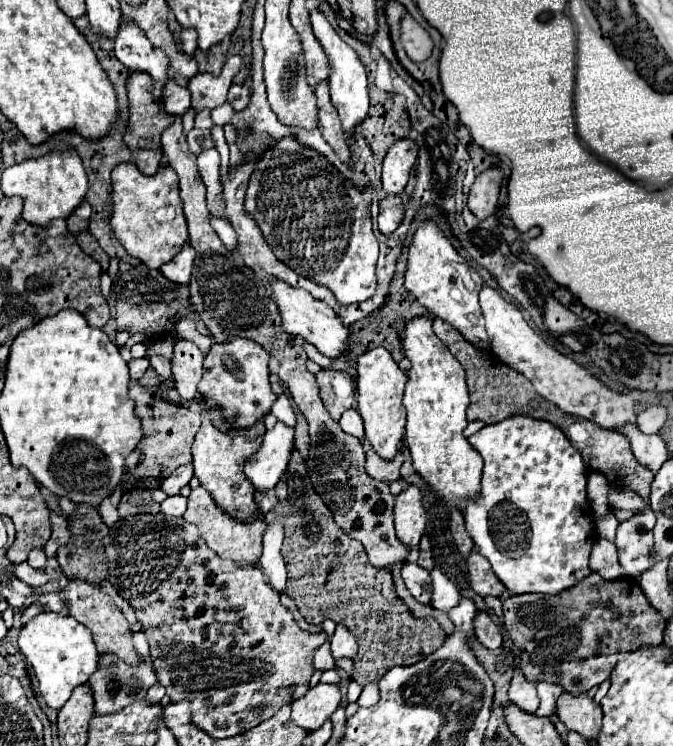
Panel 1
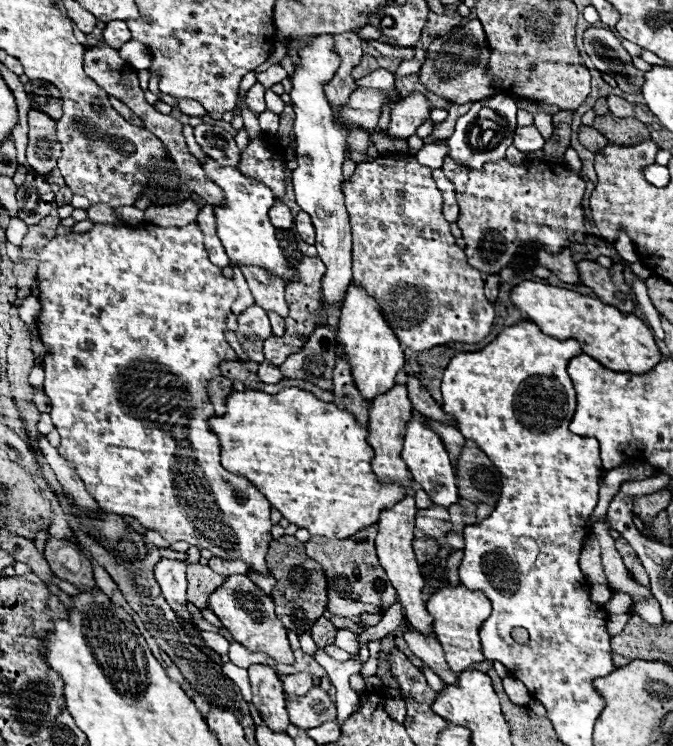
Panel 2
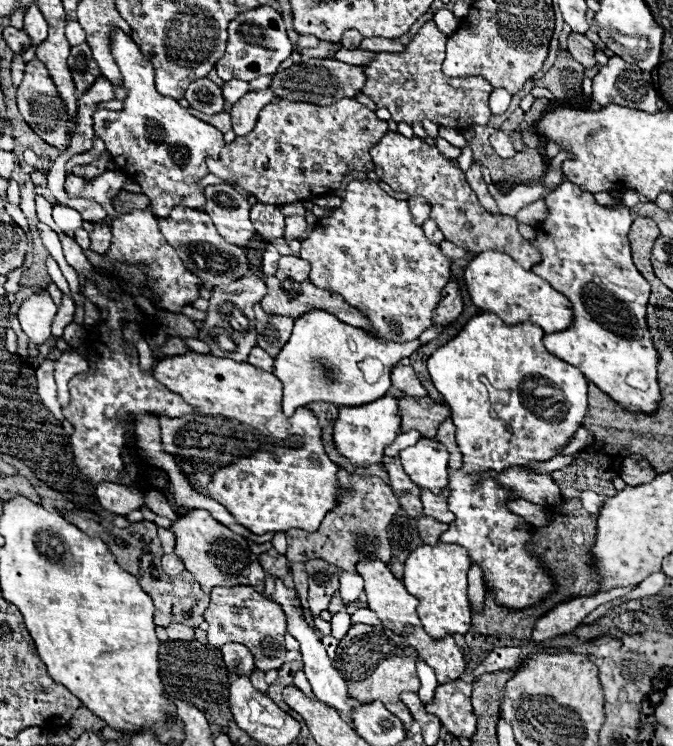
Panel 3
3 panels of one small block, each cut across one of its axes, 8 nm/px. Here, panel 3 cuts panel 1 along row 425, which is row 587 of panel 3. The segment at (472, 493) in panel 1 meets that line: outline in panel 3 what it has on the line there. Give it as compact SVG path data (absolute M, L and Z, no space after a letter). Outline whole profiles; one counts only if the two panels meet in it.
M422 544L408 554L404 564L402 582L406 584L408 592L420 600L418 616L422 620L424 630L432 638L444 638L452 634L466 634L470 632L470 604L468 604L468 568L472 566L466 548L458 544L442 544L436 546Z

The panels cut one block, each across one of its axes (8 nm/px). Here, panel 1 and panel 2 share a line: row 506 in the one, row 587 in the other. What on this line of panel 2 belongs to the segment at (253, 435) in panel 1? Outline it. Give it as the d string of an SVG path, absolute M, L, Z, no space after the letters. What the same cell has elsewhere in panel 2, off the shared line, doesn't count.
M230 576L222 588L210 594L210 610L220 618L220 622L232 632L234 640L246 646L250 652L266 652L276 664L294 664L294 654L288 644L288 630L282 626L274 612L274 602L264 594L248 576Z

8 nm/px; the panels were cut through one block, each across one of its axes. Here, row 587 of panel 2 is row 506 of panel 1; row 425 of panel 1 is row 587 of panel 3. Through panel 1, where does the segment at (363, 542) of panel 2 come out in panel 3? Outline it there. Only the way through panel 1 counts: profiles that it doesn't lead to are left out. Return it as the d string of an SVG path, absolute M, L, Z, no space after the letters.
M310 560L306 562L308 570L308 604L312 616L320 616L322 610L328 608L330 596L340 588L336 566L326 564L324 560Z

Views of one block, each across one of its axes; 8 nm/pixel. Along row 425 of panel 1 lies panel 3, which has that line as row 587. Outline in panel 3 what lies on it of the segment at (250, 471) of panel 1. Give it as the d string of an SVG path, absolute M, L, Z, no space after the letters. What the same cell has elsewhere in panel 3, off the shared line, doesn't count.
M276 578L276 592L272 594L272 600L276 600L276 602L282 606L282 610L284 610L286 616L288 616L288 632L300 642L300 650L302 650L302 656L304 656L304 672L306 672L306 676L308 676L308 680L310 680L310 684L312 684L314 696L316 696L318 700L330 704L332 708L336 708L336 710L342 714L342 718L352 724L352 716L350 716L350 714L352 714L352 706L348 704L348 698L350 698L350 696L348 696L348 684L346 684L346 680L340 676L340 672L332 666L332 660L328 658L328 654L326 654L326 650L324 650L320 638L314 634L314 628L308 626L308 622L304 620L302 612L296 612L296 610L294 610L292 598L294 598L294 594L282 584L282 580Z

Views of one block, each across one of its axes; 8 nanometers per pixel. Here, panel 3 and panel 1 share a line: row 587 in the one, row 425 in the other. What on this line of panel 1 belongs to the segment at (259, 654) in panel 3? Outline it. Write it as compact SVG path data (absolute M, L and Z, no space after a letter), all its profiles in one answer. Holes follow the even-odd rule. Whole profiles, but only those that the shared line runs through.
M232 338L230 342L212 344L204 360L204 376L198 384L200 396L208 400L208 408L212 410L212 422L220 428L226 428L226 422L234 428L246 428L268 414L276 400L268 376L268 354L258 342ZM222 410L226 420L222 420Z

